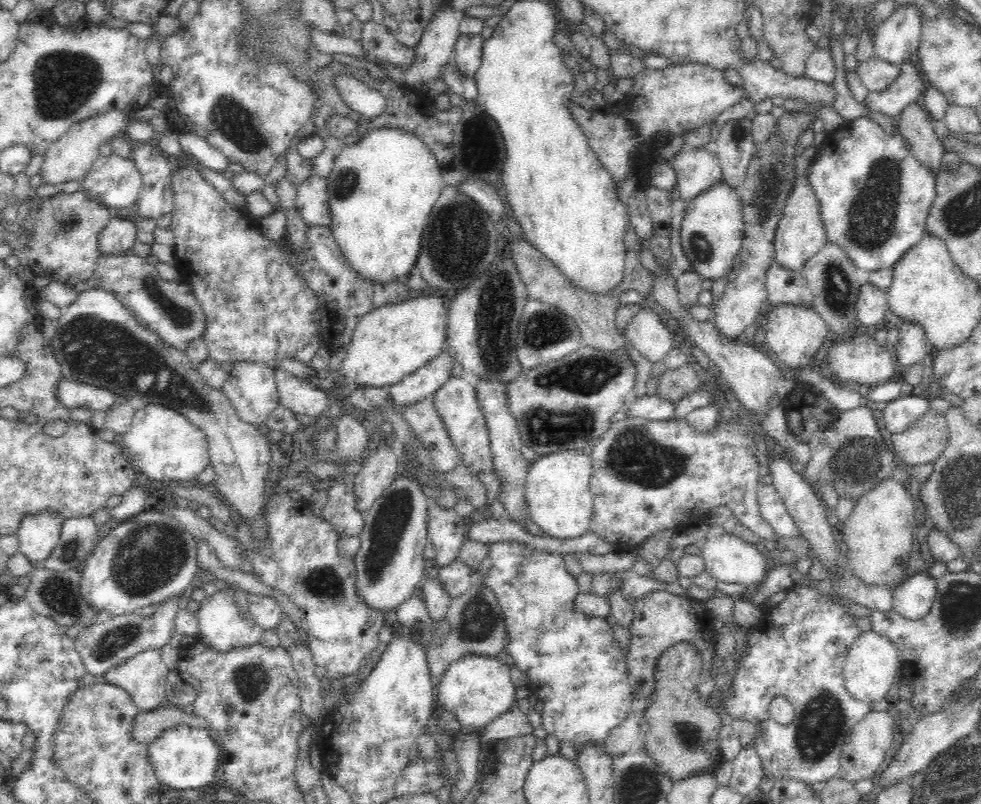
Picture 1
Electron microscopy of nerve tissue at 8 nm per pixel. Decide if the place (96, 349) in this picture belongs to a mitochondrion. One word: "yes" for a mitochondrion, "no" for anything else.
yes

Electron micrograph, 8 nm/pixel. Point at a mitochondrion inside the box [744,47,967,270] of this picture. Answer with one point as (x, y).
(872, 222)

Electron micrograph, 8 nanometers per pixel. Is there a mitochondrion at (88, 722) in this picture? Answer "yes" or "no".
no

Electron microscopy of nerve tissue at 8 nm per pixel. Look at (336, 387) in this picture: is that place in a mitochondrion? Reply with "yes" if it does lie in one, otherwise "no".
no

